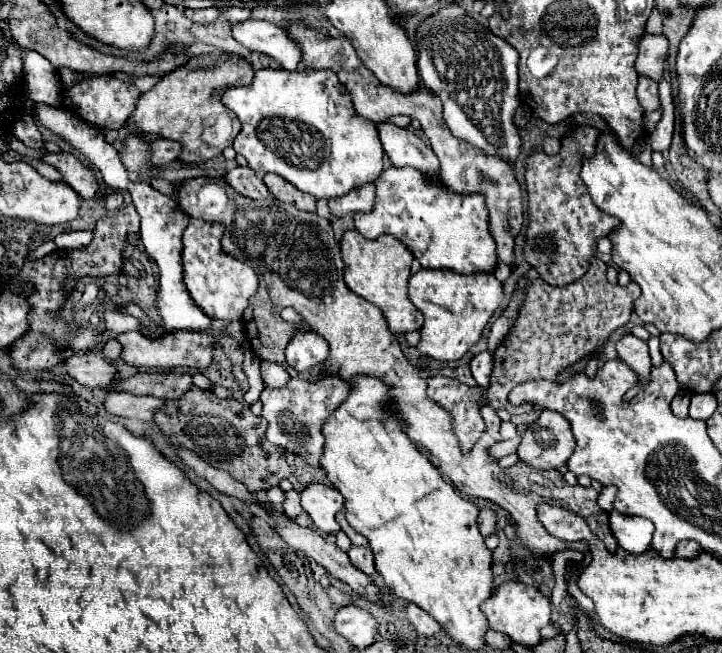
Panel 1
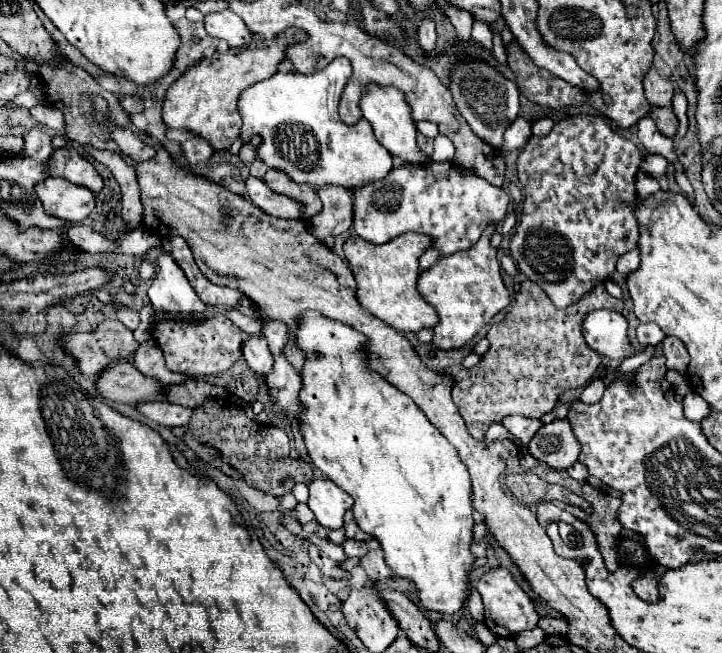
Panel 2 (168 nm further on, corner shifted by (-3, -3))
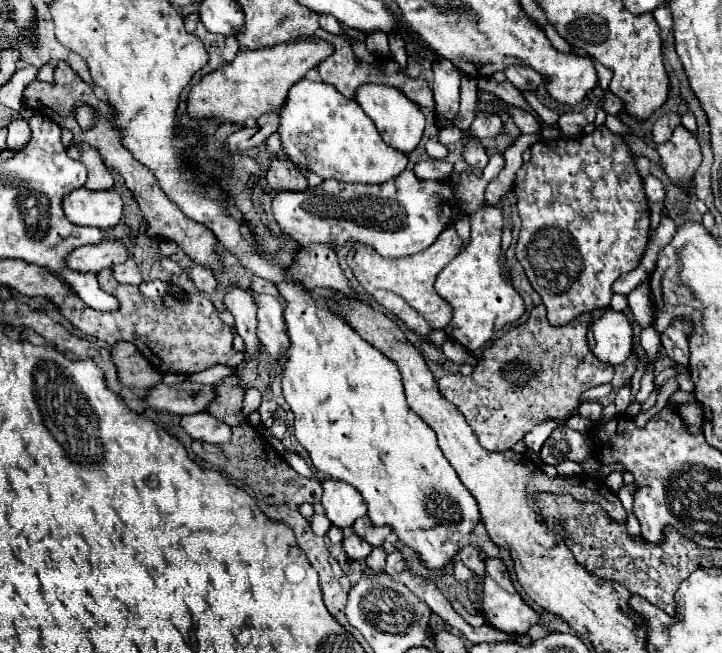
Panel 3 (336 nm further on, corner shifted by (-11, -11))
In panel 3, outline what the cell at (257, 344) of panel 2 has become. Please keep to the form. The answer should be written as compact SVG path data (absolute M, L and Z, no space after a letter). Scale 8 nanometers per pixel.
M231 285L225 293L223 305L235 317L237 333L245 341L245 351L249 353L249 357L255 357L259 337L257 337L257 321L255 321L257 307L255 307L255 301L253 301L251 293L241 289L239 285Z

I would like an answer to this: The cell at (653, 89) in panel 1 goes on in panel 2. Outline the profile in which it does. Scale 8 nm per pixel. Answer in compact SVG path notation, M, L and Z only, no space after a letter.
M655 107L655 111L649 113L649 117L657 123L659 131L667 137L673 137L675 135L675 129L677 129L677 117L673 115L671 107Z

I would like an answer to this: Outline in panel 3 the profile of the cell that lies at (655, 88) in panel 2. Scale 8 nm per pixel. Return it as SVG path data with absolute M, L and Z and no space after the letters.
M673 113L673 115L661 115L657 119L657 123L653 125L653 141L657 145L661 143L667 143L667 139L671 139L671 133L673 129L679 125L679 115Z

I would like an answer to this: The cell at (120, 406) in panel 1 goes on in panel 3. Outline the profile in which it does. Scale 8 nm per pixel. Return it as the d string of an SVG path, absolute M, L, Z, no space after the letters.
M207 411L199 413L199 415L183 417L181 427L197 441L223 445L223 443L229 443L229 439L231 439L231 427L227 423L219 421L217 417L209 415Z

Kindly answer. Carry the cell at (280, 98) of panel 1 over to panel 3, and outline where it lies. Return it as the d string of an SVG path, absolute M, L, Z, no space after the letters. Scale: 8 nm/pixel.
M301 79L289 89L287 101L281 109L279 135L285 153L295 161L297 167L315 171L323 179L337 179L345 183L385 183L387 179L397 177L407 167L407 155L403 151L395 151L381 139L375 123L363 113L359 103L355 99L343 97L335 87L323 81Z

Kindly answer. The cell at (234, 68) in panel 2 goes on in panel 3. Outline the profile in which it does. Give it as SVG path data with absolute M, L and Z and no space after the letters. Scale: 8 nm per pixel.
M301 39L275 47L241 51L235 61L205 75L191 89L187 99L187 113L195 119L213 117L239 125L243 125L247 119L259 119L263 113L277 109L287 99L287 91L299 79L303 79L307 71L315 69L323 59L333 55L333 51L335 47L323 39Z

